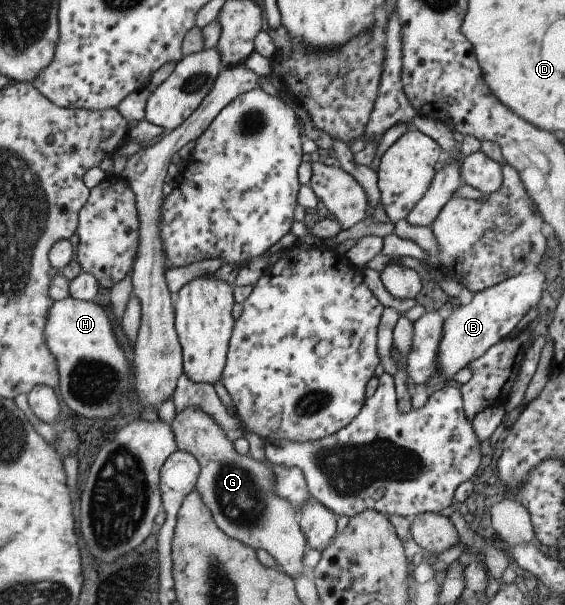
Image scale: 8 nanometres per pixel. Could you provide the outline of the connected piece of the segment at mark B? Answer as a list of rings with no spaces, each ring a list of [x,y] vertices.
[[[535,269],[529,273],[510,276],[492,287],[475,293],[467,305],[453,302],[451,313],[443,321],[443,335],[435,359],[439,369],[437,377],[452,379],[459,369],[467,368],[473,359],[481,357],[489,347],[507,338],[523,319],[523,315],[540,305],[541,292],[545,291],[543,283],[545,284],[543,273]]]

